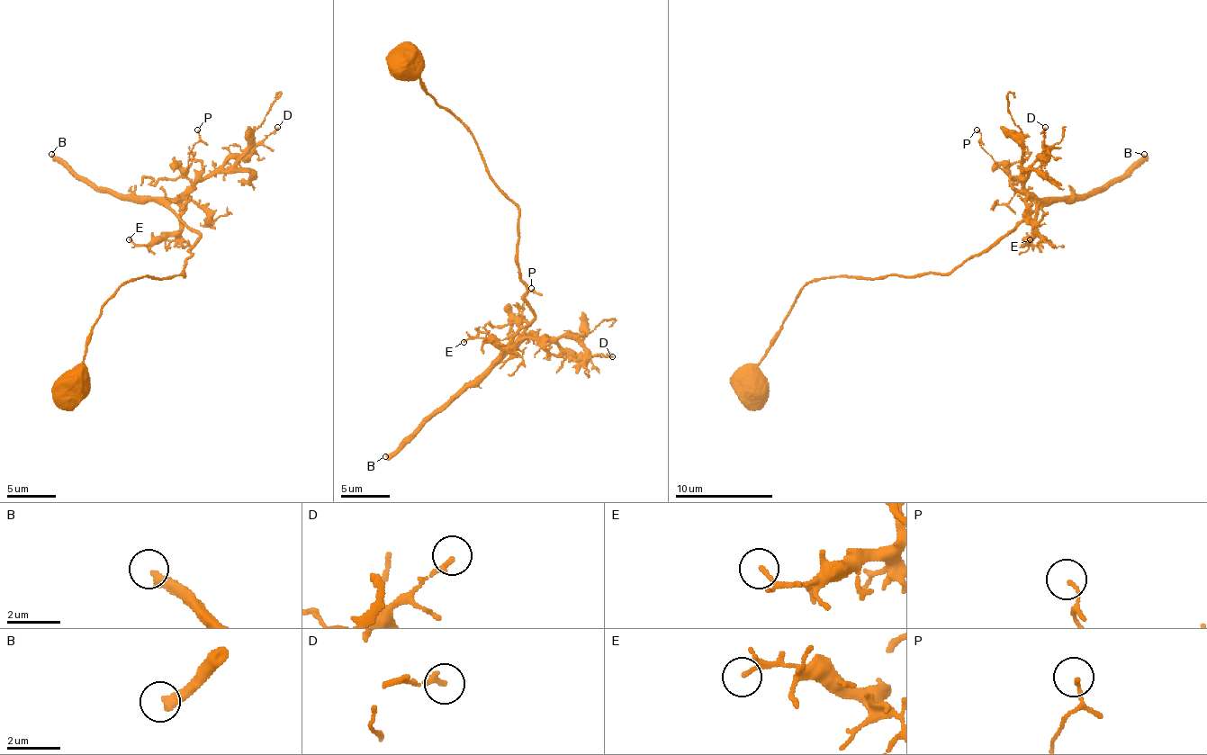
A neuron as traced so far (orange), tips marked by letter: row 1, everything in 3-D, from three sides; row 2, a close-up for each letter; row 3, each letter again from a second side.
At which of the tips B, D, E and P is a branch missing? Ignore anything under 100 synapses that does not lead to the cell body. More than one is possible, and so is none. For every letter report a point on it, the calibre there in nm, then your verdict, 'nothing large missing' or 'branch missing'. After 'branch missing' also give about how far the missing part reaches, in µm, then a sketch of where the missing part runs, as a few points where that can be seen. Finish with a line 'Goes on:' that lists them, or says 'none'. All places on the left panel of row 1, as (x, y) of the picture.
B: at (51, 154); 400 nm thick; branch missing; about 150 µm are missing
D: at (277, 127); 200 nm thick; nothing large missing
E: at (129, 239); 110 nm thick; nothing large missing
P: at (197, 130); 110 nm thick; nothing large missing
Goes on: B

